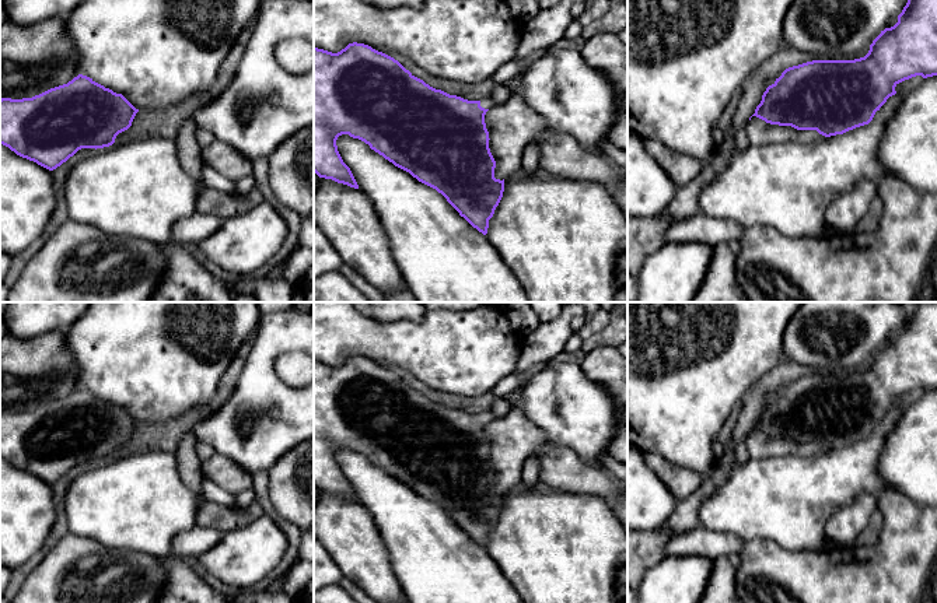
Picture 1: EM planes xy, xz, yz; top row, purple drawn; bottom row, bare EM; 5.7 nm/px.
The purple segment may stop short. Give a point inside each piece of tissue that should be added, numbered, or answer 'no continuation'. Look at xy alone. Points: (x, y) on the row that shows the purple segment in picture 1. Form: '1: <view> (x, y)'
no continuation

